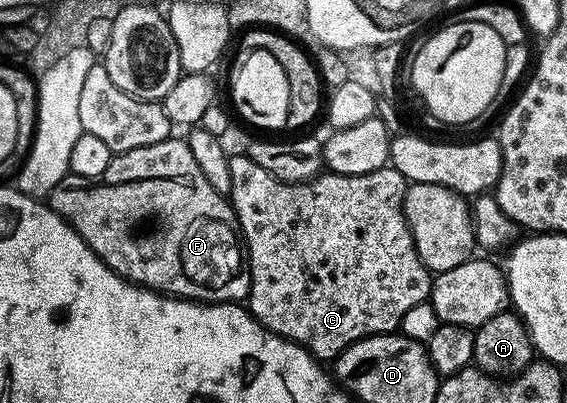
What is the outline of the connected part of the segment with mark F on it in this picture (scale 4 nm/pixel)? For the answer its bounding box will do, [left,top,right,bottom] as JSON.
[49,137,251,303]

